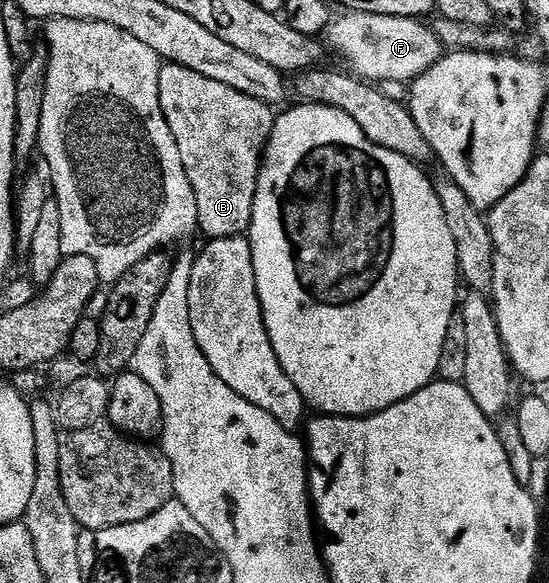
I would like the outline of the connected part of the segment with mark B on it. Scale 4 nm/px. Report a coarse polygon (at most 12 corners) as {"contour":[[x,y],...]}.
{"contour":[[184,65],[160,105],[207,240],[245,236],[272,107]]}

